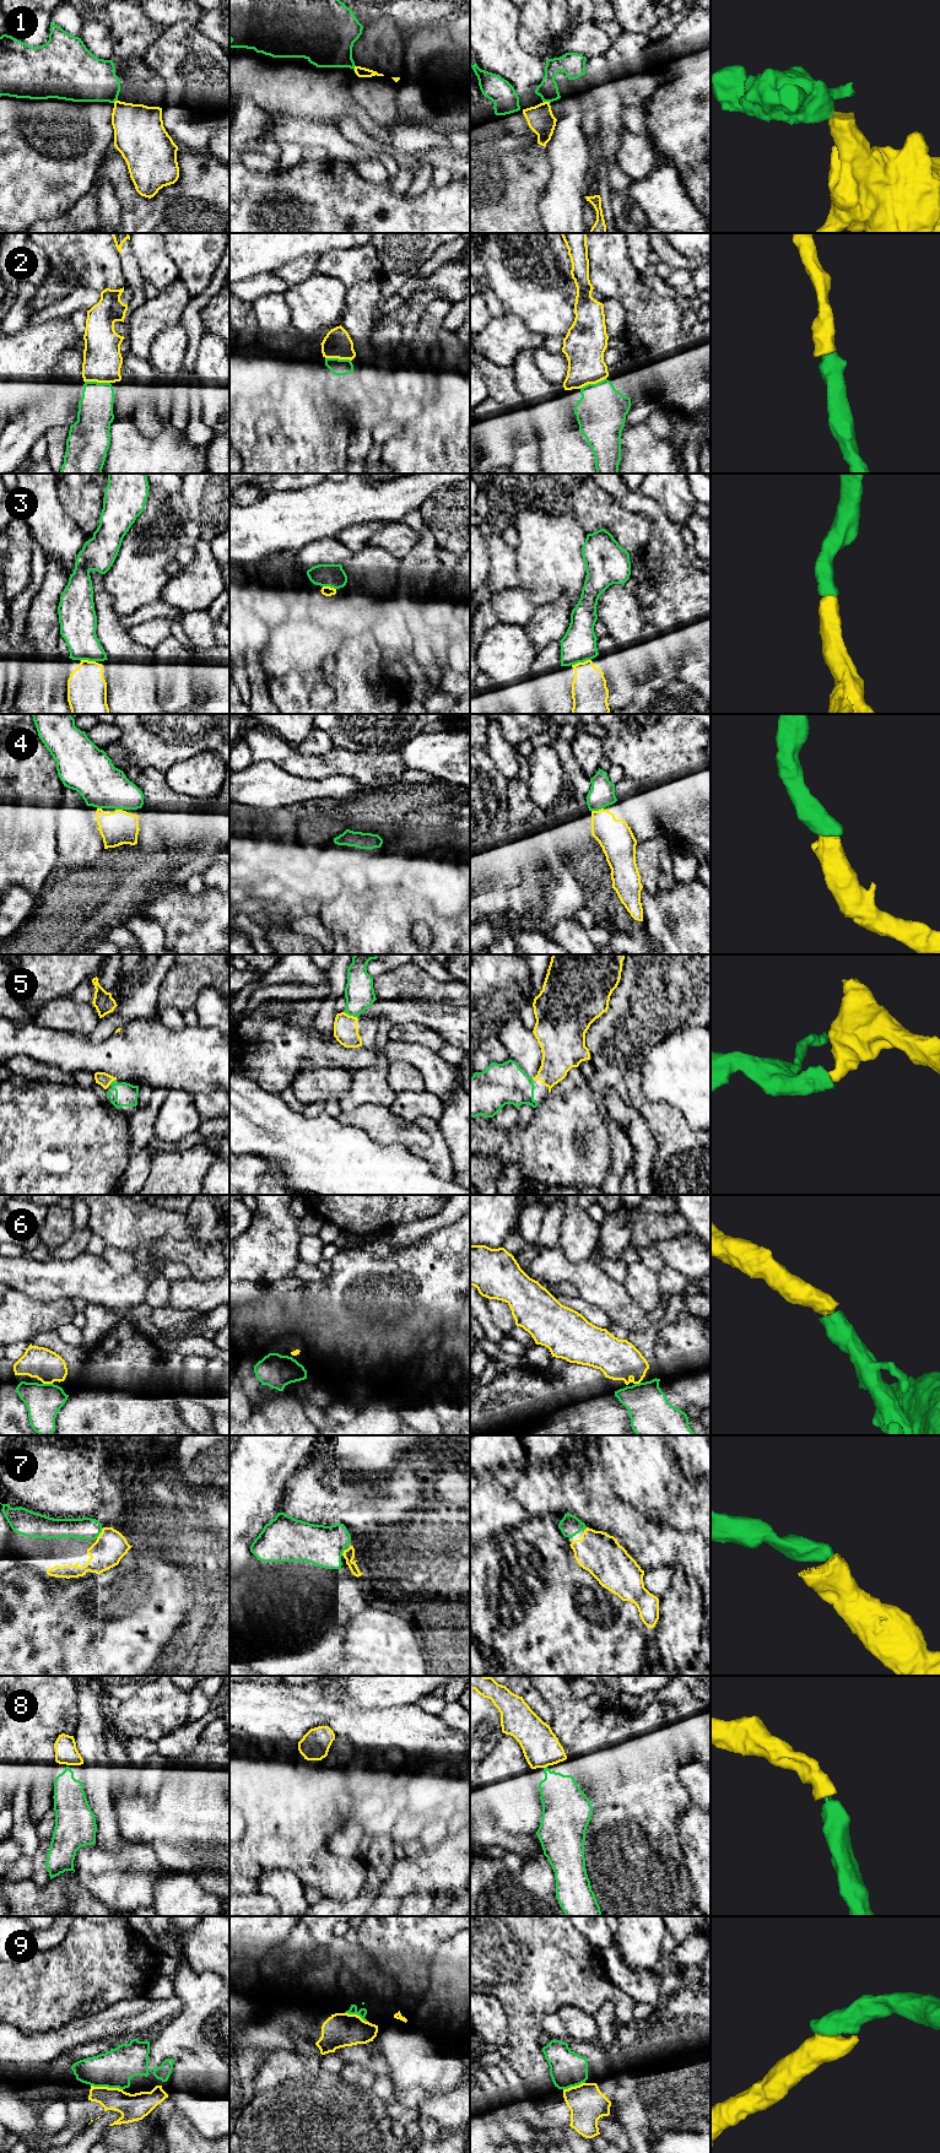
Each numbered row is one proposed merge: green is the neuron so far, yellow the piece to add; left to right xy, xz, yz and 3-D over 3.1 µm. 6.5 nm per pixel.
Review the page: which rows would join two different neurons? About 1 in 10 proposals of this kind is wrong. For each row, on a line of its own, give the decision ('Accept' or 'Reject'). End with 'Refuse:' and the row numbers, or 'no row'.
1: Reject
2: Accept
3: Accept
4: Accept
5: Accept
6: Accept
7: Accept
8: Accept
9: Accept
Refuse: 1

